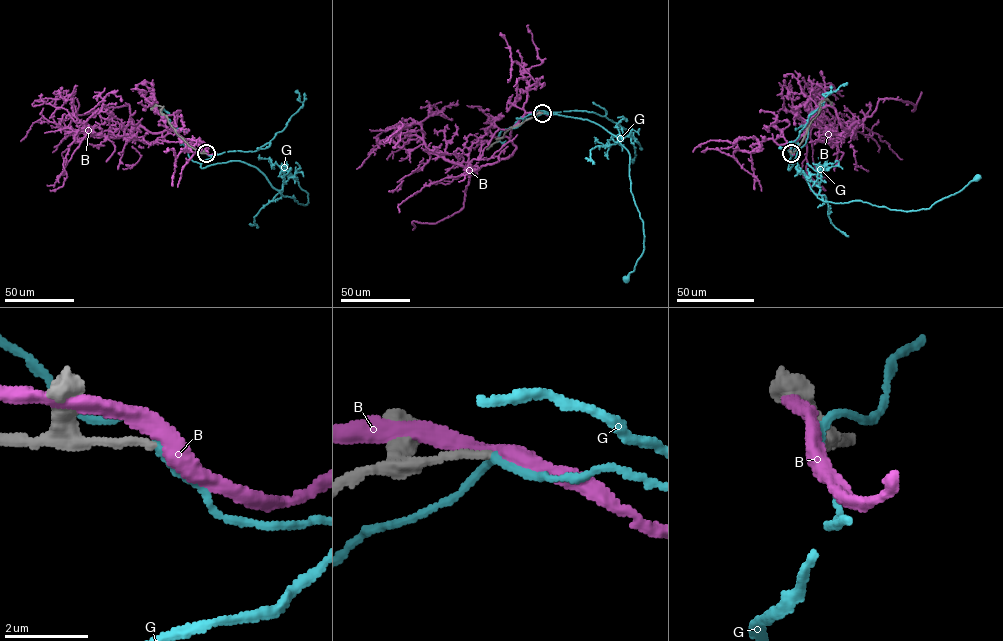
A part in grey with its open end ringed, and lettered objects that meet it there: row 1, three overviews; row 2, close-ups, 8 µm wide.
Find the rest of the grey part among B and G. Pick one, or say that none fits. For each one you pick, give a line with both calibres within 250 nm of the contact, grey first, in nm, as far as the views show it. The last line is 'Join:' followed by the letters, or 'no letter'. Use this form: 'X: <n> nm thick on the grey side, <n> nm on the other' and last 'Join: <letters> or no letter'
Join: no letter

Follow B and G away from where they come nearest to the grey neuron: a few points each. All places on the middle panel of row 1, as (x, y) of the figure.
B: (542, 113), (526, 112), (513, 126), (511, 155), (472, 174), (432, 153), (418, 124), (399, 121), (386, 141)
G: (542, 113), (548, 113), (536, 110), (593, 121), (628, 152), (631, 192), (644, 236), (643, 252), (626, 279)

